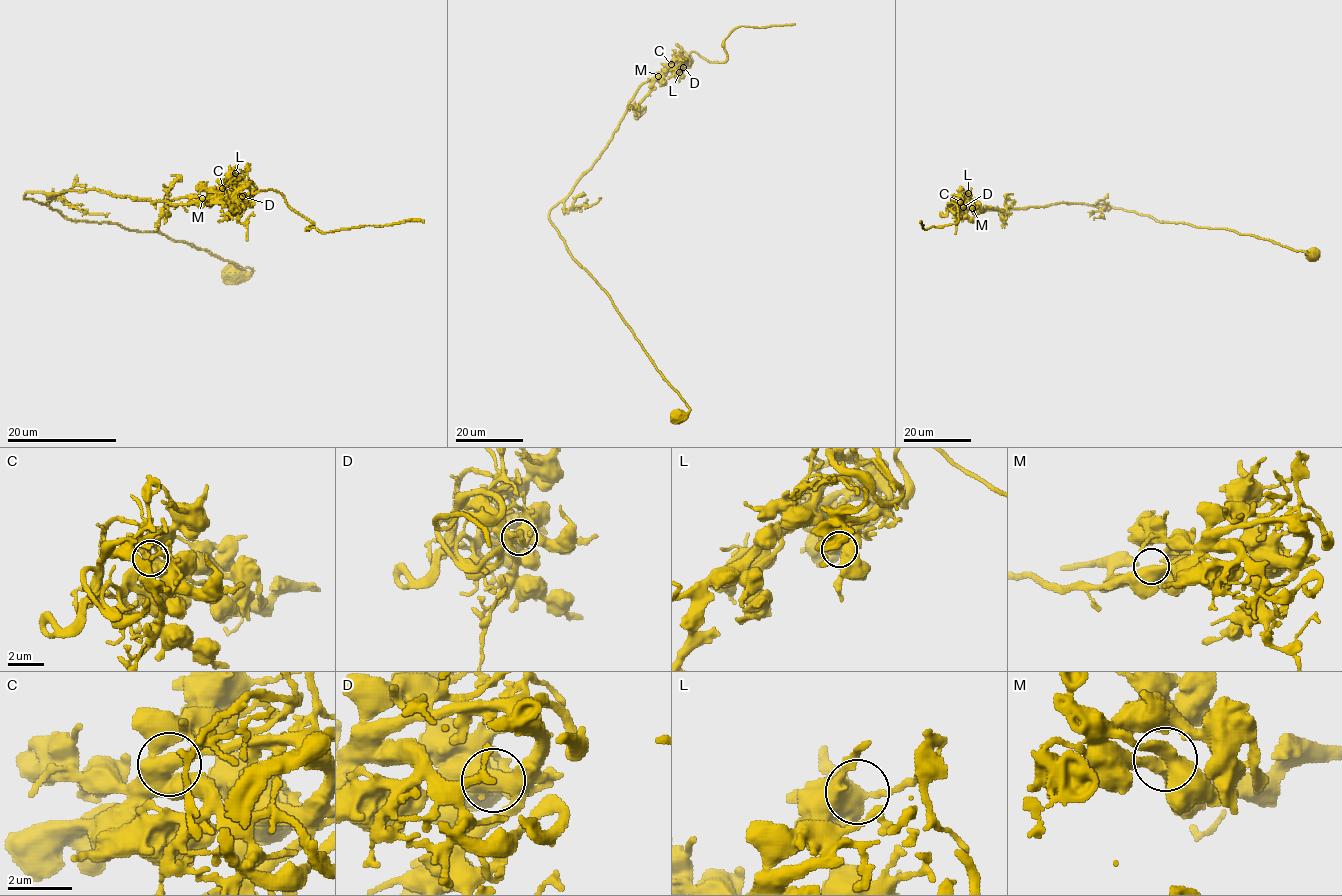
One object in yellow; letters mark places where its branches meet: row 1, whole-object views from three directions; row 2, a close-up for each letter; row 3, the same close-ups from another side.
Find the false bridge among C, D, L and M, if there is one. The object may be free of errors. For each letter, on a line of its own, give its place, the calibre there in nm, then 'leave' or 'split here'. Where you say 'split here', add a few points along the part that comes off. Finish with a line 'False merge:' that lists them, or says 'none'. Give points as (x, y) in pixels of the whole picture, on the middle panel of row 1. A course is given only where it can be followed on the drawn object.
C: place (671, 64); calibre 480 nm; leave
D: place (683, 67); calibre 460 nm; leave
L: place (679, 72); calibre 480 nm; leave
M: place (658, 76); calibre 420 nm; leave
False merge: none

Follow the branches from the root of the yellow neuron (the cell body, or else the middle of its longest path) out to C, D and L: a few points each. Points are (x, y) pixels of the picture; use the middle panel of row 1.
C: (677, 417), (689, 411), (687, 404), (610, 295), (573, 257), (549, 217), (607, 145), (636, 91), (671, 65)
D: (677, 417), (687, 404), (610, 295), (573, 257), (549, 212), (600, 156), (636, 91), (677, 60), (683, 67)
L: (677, 417), (687, 404), (610, 295), (573, 257), (549, 212), (600, 156), (636, 91), (669, 65), (679, 72)

